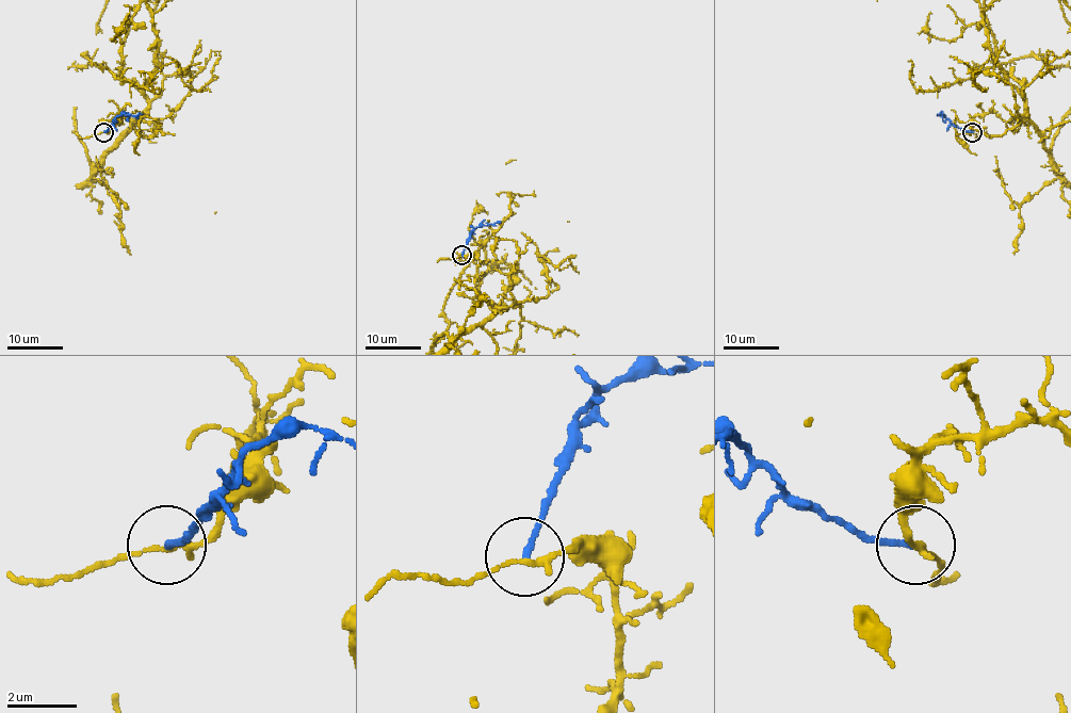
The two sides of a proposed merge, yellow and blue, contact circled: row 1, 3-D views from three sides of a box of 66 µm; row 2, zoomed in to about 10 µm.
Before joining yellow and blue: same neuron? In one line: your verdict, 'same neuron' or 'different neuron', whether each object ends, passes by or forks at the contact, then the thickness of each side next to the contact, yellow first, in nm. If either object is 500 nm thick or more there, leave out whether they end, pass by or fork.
different neuron; yellow passes by; blue ends; calibres 140 and 170 nm

